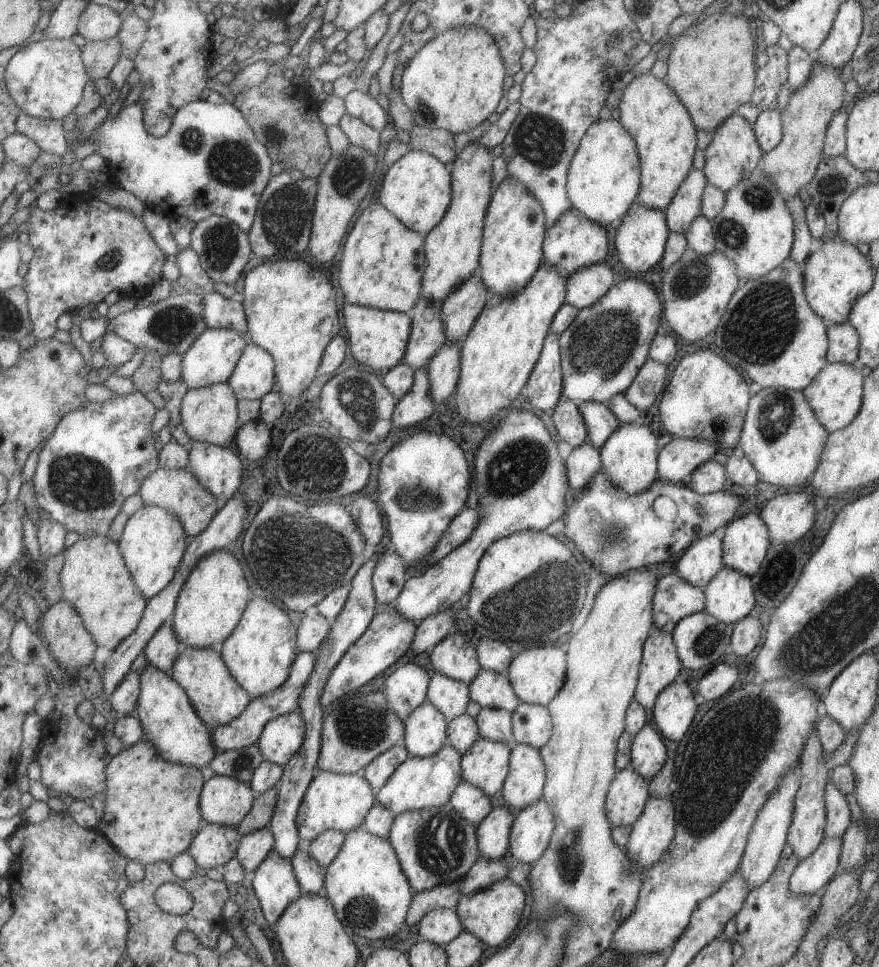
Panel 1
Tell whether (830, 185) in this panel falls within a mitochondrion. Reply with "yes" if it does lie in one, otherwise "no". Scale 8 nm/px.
yes

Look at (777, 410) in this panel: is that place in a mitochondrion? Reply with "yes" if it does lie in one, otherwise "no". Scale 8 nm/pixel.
yes

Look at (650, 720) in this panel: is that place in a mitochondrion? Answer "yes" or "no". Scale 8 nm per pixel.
no

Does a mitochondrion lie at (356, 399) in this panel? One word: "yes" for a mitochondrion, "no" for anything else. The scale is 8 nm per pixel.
yes

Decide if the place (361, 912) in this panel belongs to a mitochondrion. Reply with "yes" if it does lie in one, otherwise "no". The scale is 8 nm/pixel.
yes

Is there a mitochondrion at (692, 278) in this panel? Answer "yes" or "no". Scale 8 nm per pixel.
yes

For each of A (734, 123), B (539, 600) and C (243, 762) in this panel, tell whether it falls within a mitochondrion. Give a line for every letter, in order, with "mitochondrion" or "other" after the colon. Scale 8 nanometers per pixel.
A: other
B: mitochondrion
C: mitochondrion

